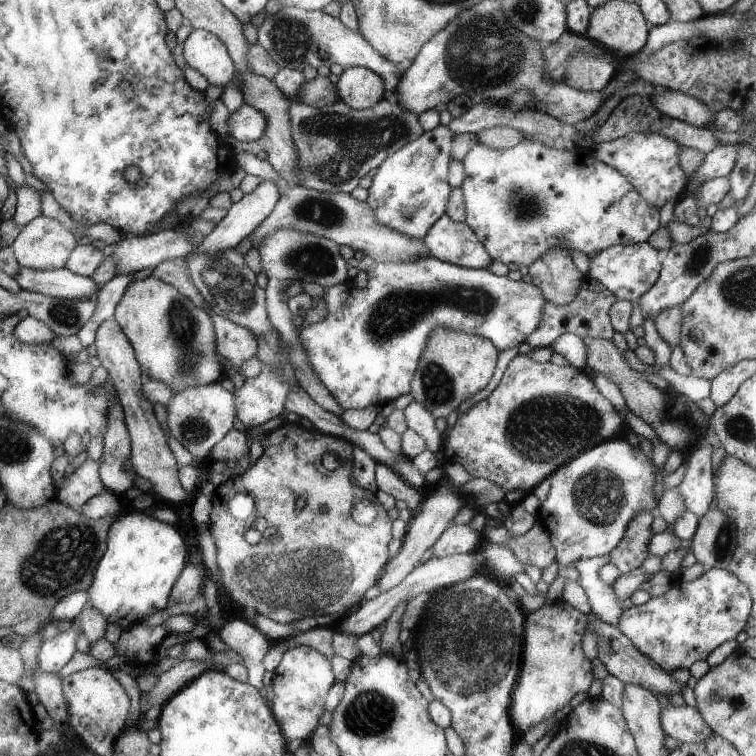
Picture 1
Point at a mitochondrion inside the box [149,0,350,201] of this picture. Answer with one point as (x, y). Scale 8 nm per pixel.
(291, 40)

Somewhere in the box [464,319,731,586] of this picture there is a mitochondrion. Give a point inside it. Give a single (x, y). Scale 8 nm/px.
(545, 427)

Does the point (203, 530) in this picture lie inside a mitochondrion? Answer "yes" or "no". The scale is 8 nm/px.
no

